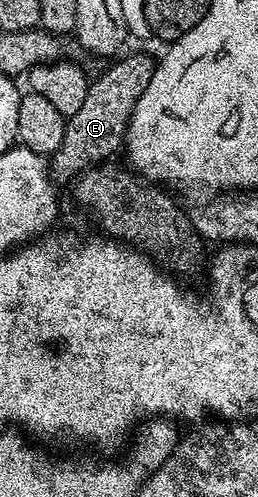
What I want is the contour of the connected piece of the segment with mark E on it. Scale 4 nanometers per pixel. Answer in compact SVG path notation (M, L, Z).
M131 54L113 63L96 82L94 79L88 85L85 104L67 119L65 140L61 140L61 148L49 158L49 173L56 183L70 183L87 167L114 159L118 150L120 153L131 113L141 92L145 92L145 84L149 84L153 76L155 64L156 59L147 54Z

